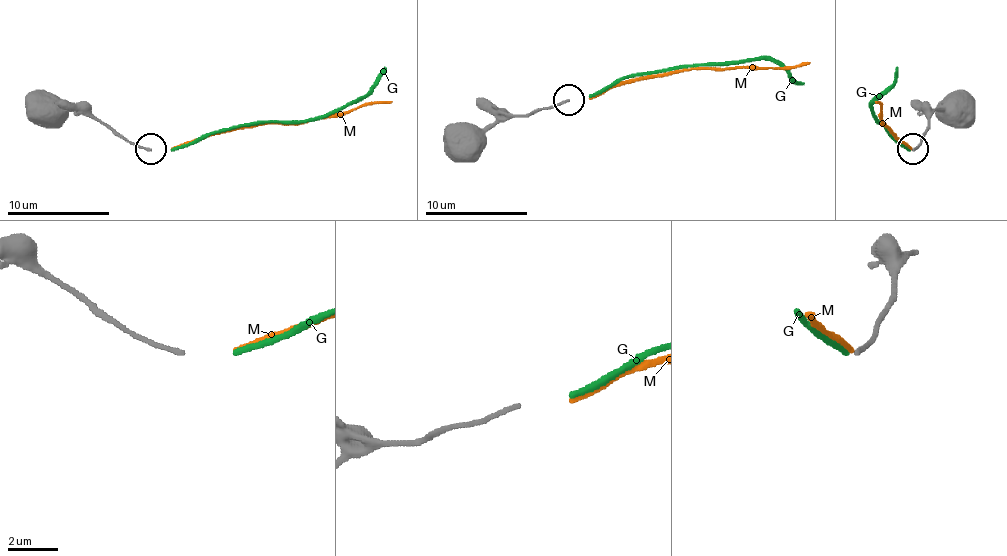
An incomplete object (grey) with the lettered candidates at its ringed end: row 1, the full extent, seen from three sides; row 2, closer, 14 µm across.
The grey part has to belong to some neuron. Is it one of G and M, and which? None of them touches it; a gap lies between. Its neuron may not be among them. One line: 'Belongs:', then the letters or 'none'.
Belongs: none

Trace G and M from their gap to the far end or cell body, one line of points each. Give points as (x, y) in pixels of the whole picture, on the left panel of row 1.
G: (171, 148), (232, 128), (301, 123), (337, 112), (358, 102), (378, 82), (386, 66)
M: (171, 148), (204, 135), (263, 123), (337, 117), (363, 105), (391, 102)

